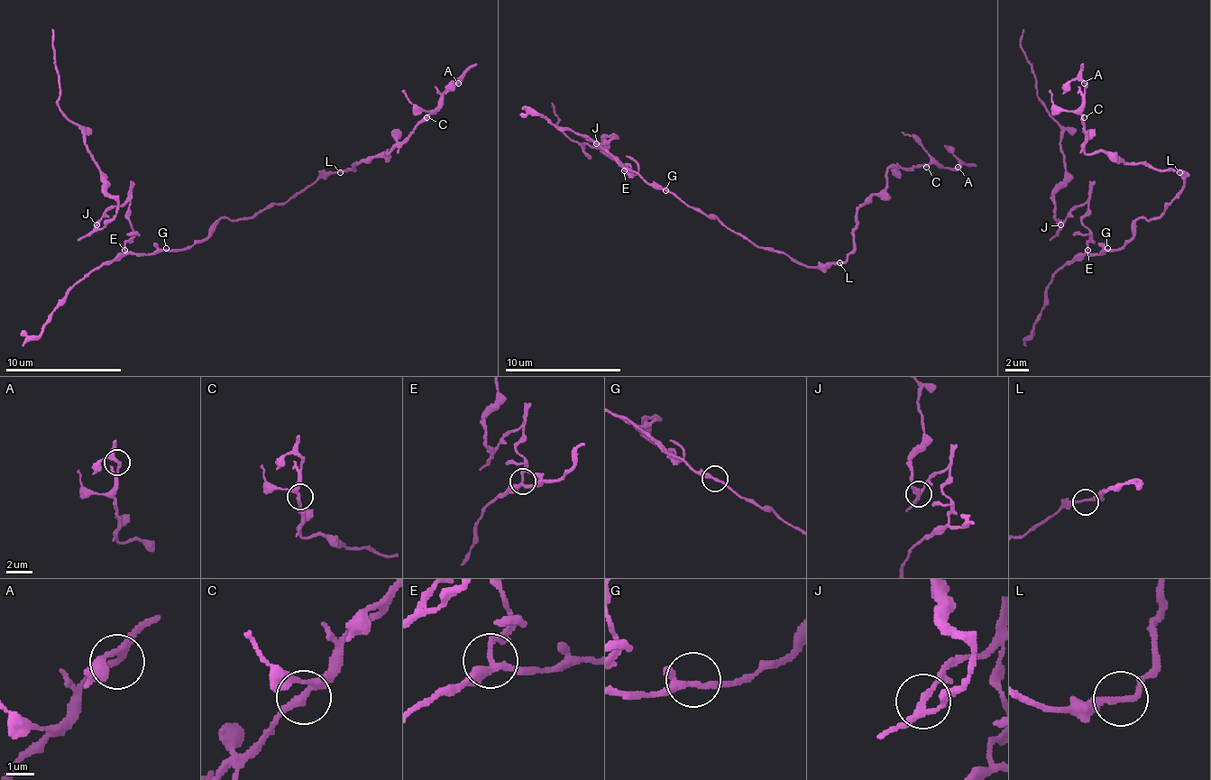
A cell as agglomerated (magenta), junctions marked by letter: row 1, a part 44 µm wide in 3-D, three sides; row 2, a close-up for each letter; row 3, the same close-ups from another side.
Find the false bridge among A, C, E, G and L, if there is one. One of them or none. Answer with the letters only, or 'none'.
E

